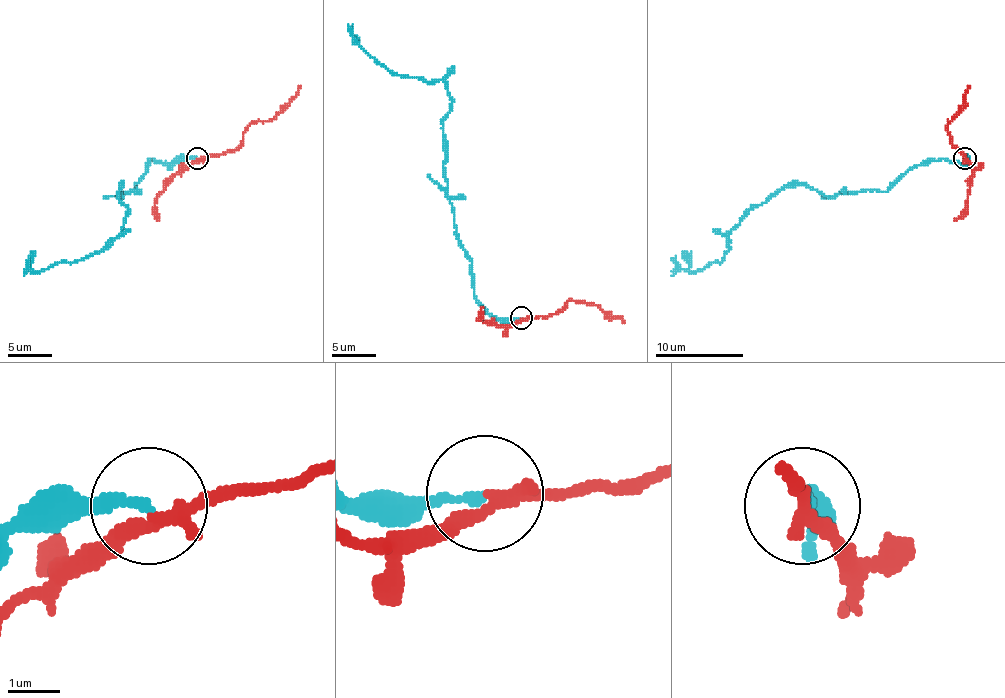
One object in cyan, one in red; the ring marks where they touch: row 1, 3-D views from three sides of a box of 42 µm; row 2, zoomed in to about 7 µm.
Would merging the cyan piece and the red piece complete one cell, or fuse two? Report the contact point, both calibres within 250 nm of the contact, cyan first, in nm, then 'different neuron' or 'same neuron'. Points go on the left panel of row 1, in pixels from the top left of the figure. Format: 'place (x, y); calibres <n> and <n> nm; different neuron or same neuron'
place (197, 158); calibres 200 and 240 nm; different neuron

